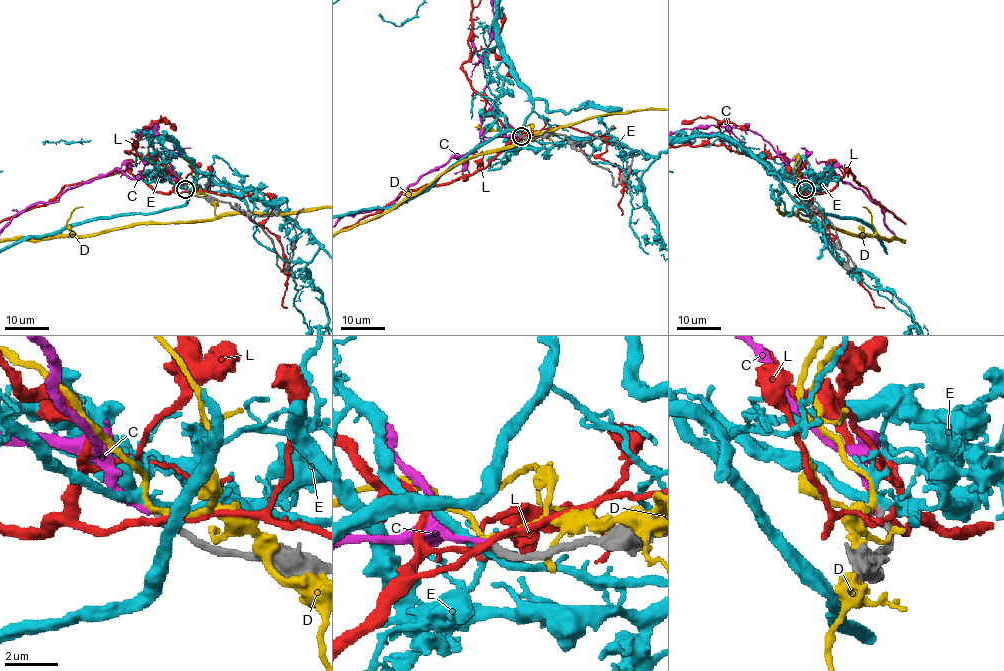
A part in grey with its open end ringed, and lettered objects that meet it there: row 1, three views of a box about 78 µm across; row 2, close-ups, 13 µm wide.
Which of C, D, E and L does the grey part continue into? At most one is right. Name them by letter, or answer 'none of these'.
C

